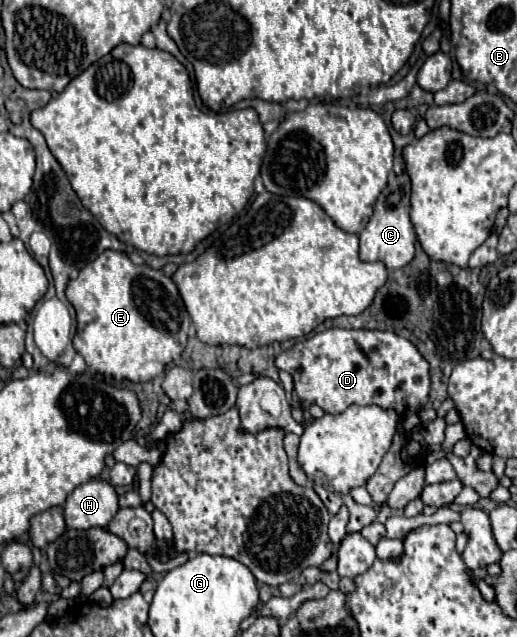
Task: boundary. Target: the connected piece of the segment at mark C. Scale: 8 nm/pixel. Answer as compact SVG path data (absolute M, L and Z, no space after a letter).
M402 171L400 175L396 175L396 185L386 185L384 191L378 195L378 201L374 205L374 215L360 233L362 261L382 261L388 269L400 269L412 261L416 233L410 221L410 193L412 193L410 175Z

